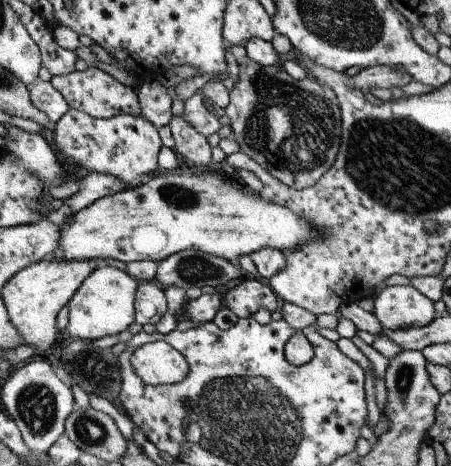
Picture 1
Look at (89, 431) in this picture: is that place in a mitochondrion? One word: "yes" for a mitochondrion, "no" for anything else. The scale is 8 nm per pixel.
yes

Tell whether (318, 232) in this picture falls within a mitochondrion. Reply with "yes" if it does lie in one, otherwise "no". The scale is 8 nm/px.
no

